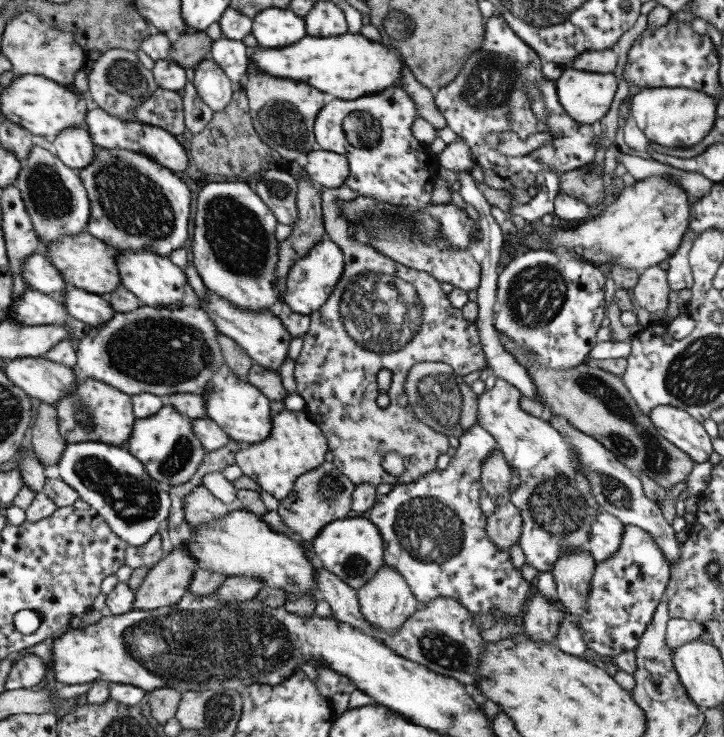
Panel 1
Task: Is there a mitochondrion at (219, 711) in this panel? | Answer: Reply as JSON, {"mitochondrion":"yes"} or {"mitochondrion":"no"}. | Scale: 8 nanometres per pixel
{"mitochondrion":"yes"}

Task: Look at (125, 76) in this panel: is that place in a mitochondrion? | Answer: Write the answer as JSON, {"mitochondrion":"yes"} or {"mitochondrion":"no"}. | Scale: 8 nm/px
{"mitochondrion":"yes"}

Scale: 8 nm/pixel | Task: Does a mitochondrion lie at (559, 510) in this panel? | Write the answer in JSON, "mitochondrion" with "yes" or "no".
{"mitochondrion":"yes"}

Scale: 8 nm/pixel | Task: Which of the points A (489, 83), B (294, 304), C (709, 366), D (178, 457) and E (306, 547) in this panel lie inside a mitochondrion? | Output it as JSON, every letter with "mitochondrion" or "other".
{"A":"mitochondrion","B":"other","C":"mitochondrion","D":"mitochondrion","E":"other"}

